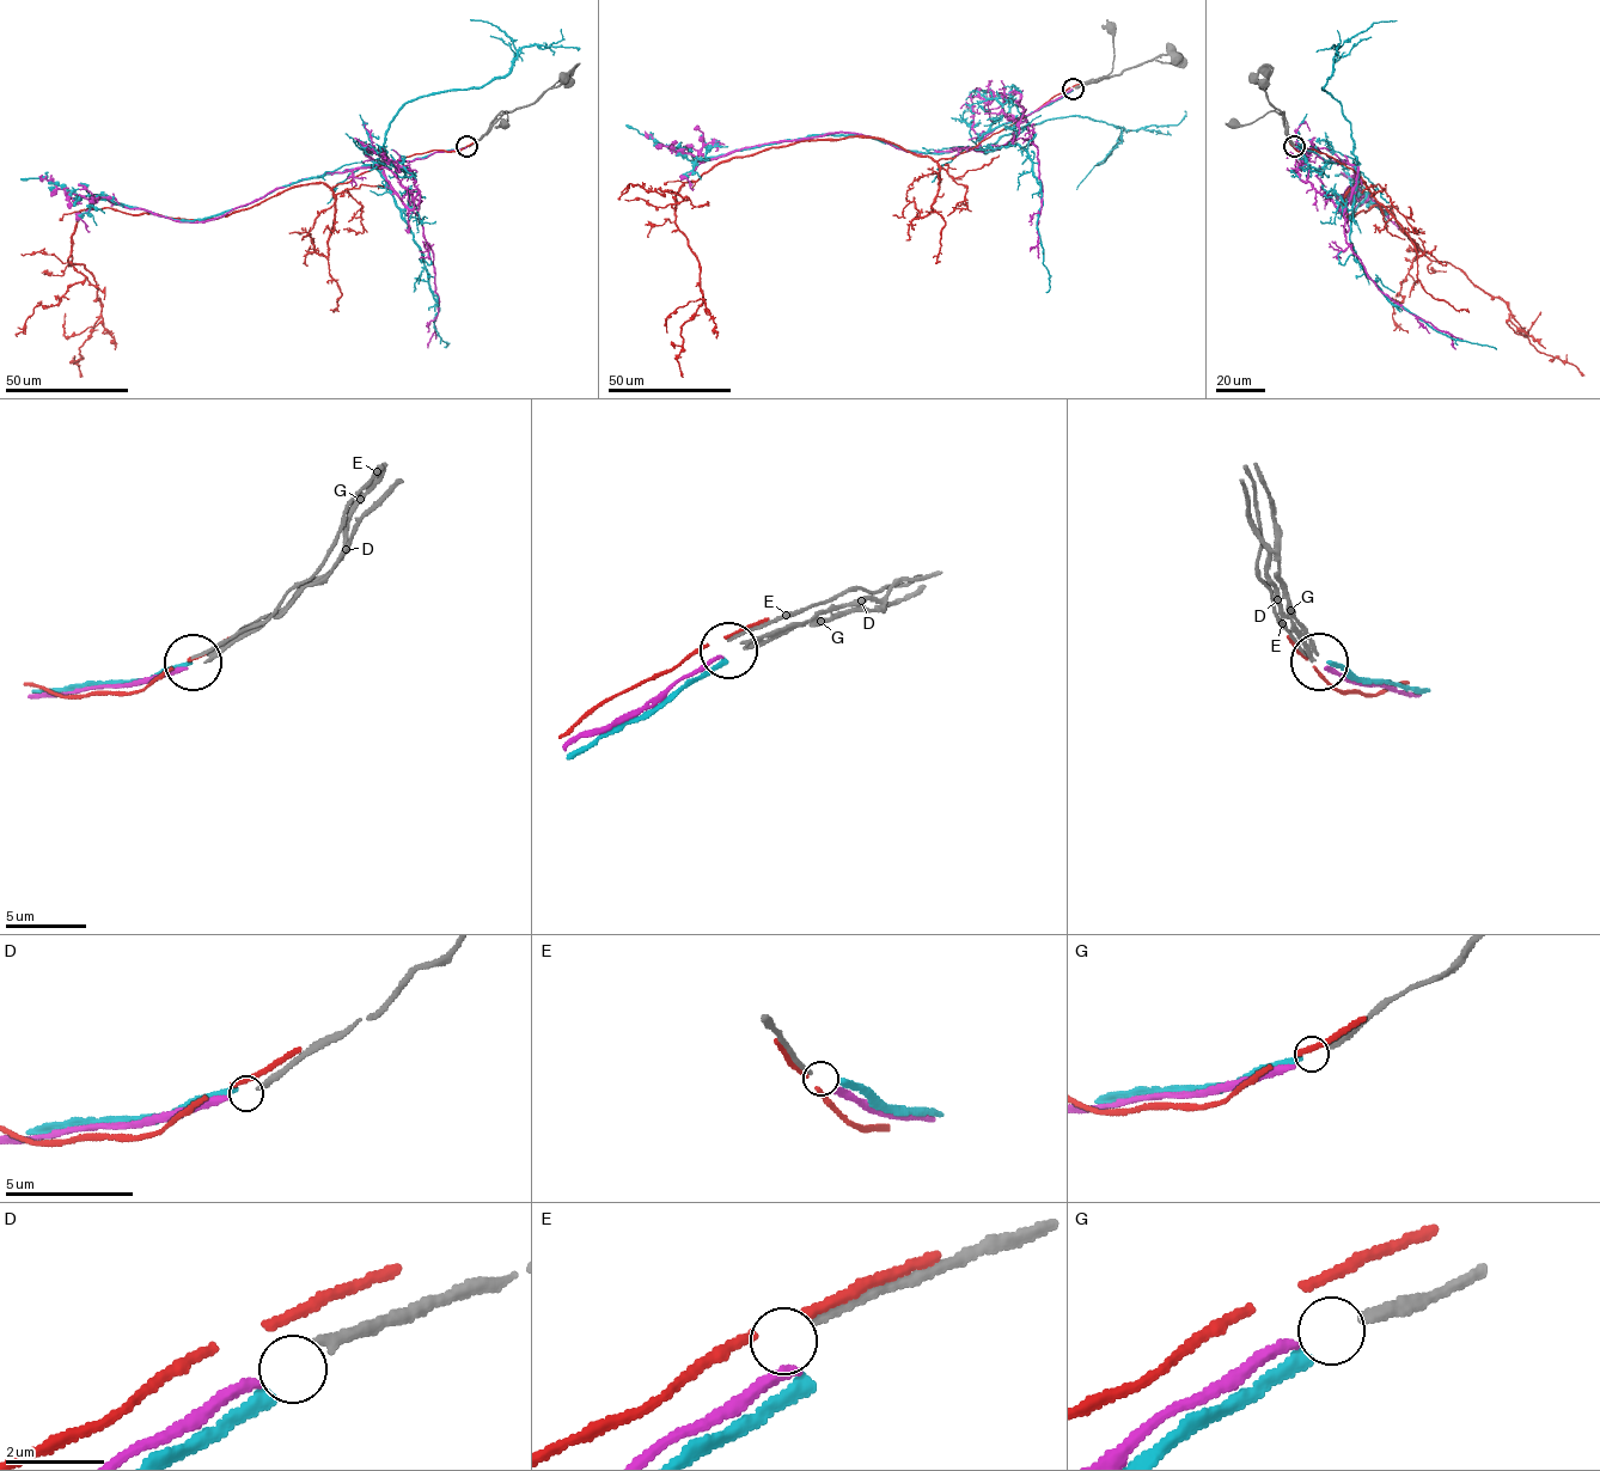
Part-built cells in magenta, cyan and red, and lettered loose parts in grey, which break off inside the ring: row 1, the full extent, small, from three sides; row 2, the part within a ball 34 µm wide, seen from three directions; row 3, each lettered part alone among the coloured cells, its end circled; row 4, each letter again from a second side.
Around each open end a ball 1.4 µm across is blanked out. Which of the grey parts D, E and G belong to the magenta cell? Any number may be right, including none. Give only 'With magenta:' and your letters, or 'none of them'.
With magenta: D

